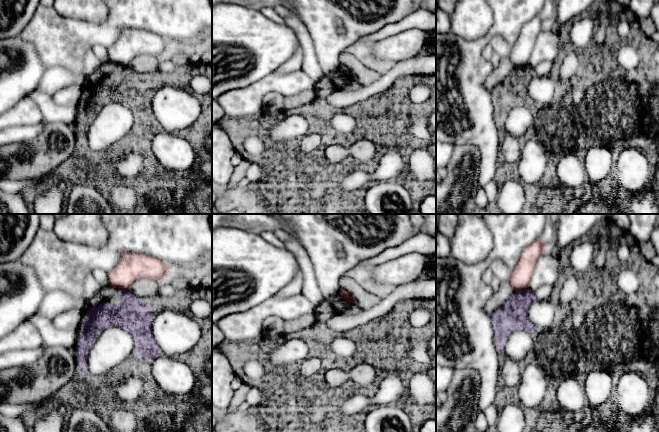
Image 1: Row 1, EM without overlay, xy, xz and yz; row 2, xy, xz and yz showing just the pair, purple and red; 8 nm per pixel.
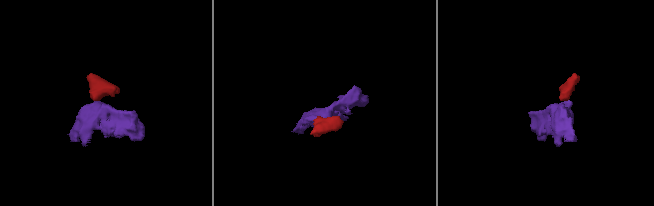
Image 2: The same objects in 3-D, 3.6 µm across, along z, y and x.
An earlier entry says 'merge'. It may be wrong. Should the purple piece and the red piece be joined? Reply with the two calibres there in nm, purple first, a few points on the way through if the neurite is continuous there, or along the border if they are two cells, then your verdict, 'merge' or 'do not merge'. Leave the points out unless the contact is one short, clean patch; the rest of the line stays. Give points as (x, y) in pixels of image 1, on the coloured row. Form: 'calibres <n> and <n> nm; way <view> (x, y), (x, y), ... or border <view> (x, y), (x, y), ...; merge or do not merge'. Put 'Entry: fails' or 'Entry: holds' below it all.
calibres 240 and 160 nm; border yz (526, 288), (516, 292); do not merge
Entry: fails

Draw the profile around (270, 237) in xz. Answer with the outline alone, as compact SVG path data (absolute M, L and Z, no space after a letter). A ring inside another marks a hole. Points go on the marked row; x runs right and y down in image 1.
M268 231L266 235L261 235L261 237L278 248L285 248L285 243L279 240L273 231Z

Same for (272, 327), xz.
M276 316L266 318L262 324L262 334L267 345L273 339L286 335L285 320Z

